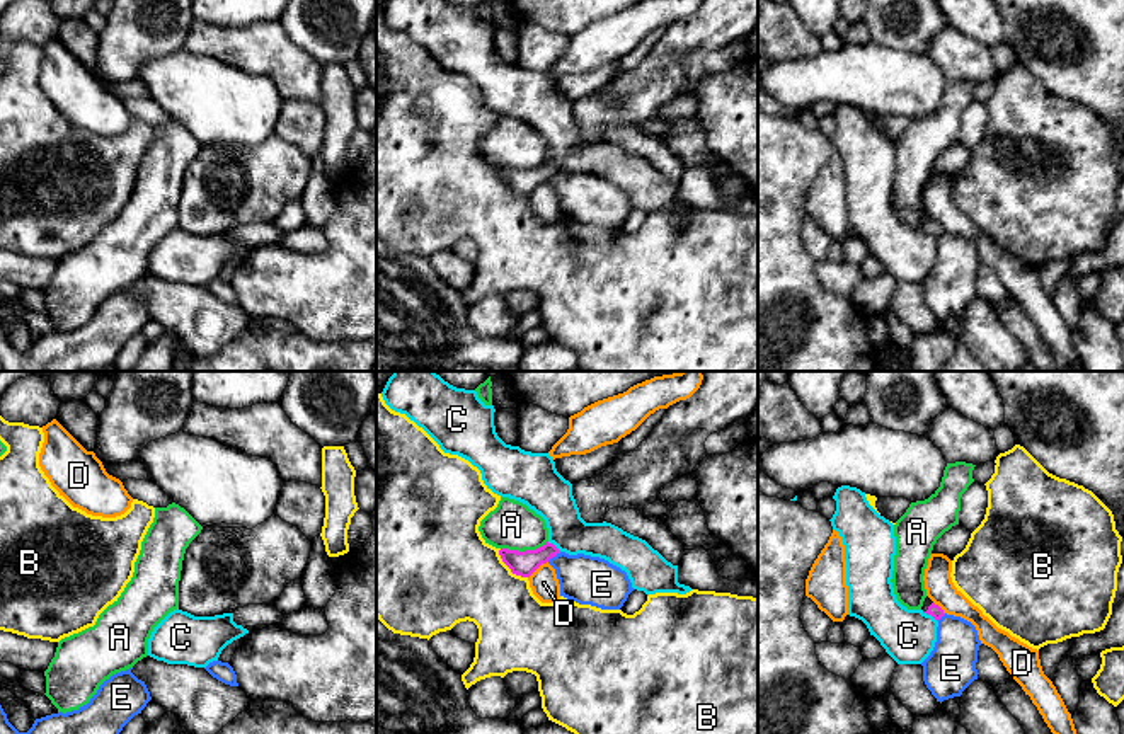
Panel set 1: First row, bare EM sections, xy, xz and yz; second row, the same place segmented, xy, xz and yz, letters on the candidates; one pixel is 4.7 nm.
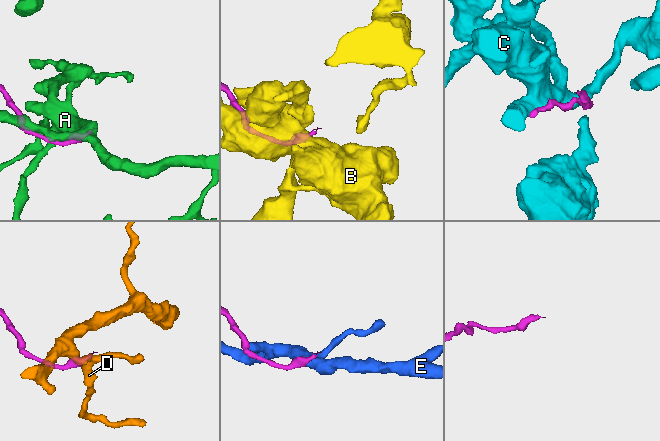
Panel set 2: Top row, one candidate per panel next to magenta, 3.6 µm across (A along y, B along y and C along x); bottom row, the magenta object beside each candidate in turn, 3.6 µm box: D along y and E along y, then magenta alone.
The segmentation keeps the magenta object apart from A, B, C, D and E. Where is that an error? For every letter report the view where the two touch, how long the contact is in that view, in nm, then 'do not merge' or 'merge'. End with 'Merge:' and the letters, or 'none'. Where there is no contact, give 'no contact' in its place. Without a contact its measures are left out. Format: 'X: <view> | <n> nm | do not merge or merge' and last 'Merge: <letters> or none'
A: xz | 220 nm | do not merge
B: xz | 190 nm | do not merge
C: yz | 90 nm | do not merge
D: xz | 130 nm | do not merge
E: xz | 80 nm | do not merge
Merge: none

